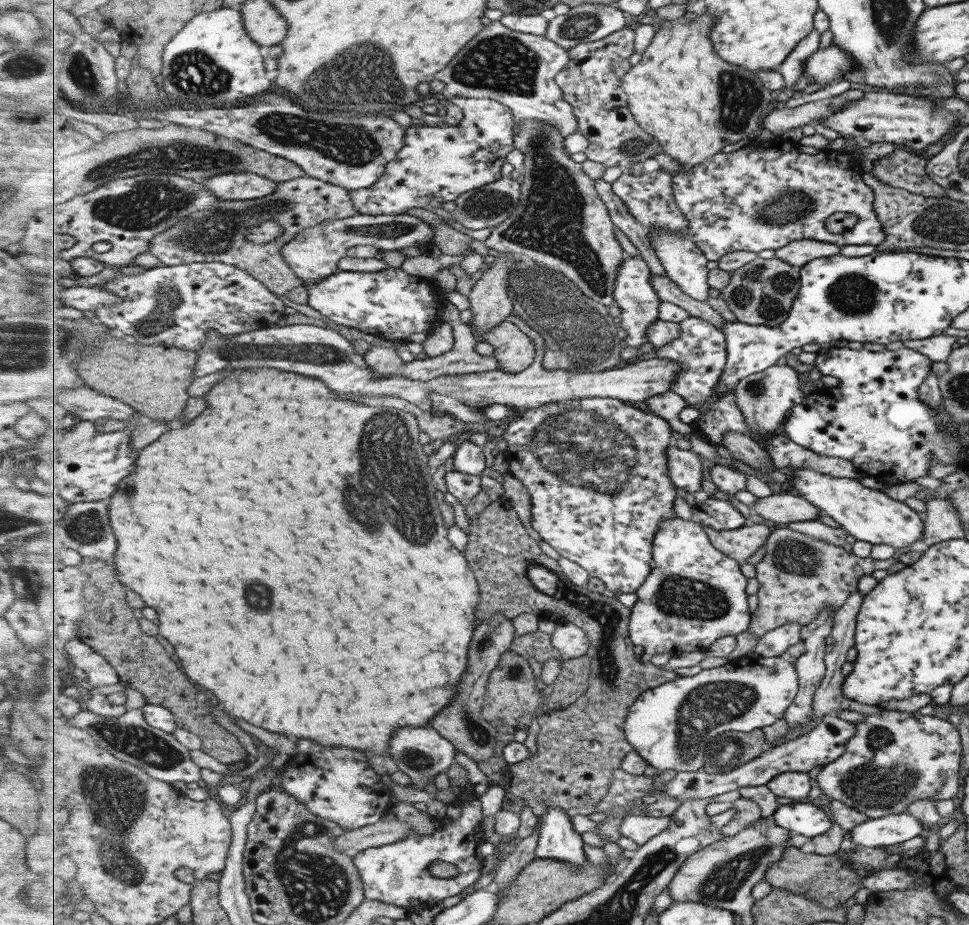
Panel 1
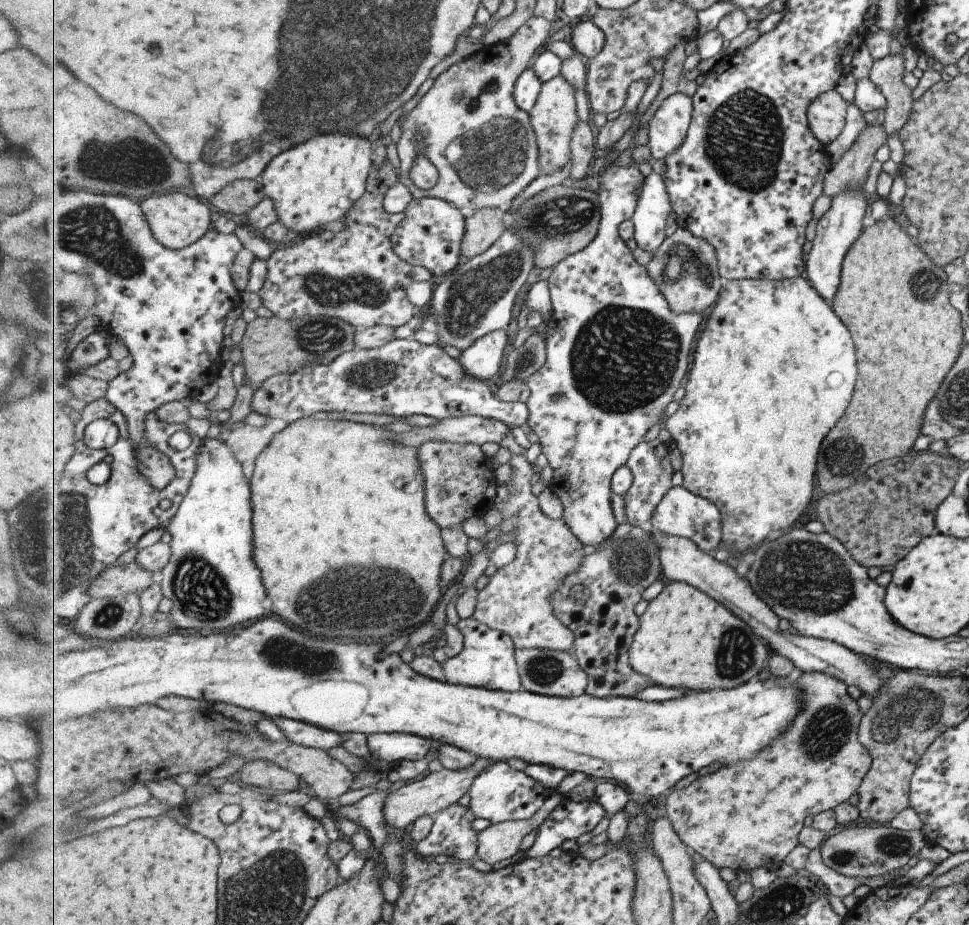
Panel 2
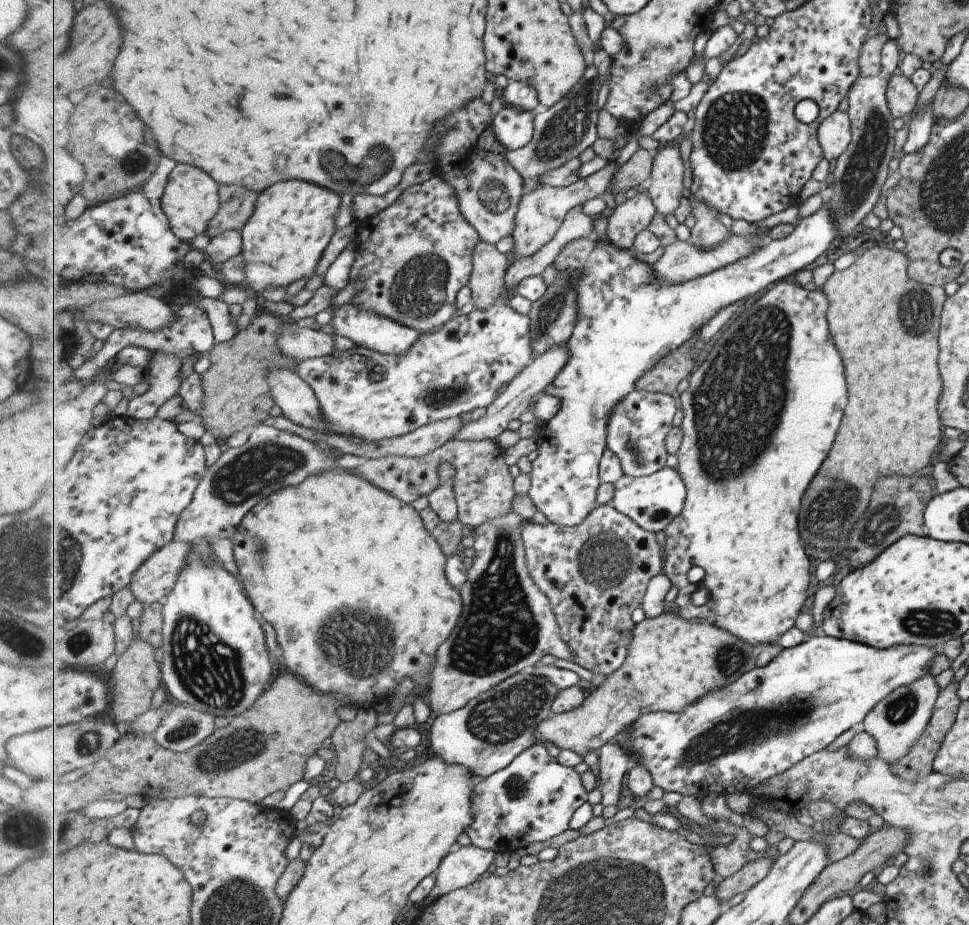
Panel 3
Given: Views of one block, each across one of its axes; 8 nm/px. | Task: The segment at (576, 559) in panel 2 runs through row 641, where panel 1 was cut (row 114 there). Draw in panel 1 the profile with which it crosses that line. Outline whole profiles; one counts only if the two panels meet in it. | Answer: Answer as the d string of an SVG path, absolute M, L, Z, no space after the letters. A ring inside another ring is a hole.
M492 21L451 61L446 70L437 74L437 79L446 82L443 92L446 99L452 101L453 98L463 96L463 98L491 98L491 100L503 102L513 110L514 136L517 136L517 132L521 132L519 124L523 124L525 120L539 120L539 122L551 124L565 138L575 134L580 128L578 118L574 113L574 106L566 101L562 87L556 82L558 74L570 65L571 54L546 35L520 33L511 30L511 27L505 26L501 21Z

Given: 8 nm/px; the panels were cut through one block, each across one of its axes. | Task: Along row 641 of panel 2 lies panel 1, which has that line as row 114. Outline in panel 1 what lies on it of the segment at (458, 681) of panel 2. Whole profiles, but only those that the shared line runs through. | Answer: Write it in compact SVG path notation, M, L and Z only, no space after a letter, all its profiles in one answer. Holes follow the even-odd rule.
M459 96L451 101L463 110L464 117L456 125L412 124L405 135L405 146L387 165L385 174L371 188L351 190L356 214L398 215L407 214L409 208L423 208L432 212L443 202L456 202L466 192L490 185L503 178L503 165L509 153L516 148L514 144L513 110L503 102L491 98L463 98Z

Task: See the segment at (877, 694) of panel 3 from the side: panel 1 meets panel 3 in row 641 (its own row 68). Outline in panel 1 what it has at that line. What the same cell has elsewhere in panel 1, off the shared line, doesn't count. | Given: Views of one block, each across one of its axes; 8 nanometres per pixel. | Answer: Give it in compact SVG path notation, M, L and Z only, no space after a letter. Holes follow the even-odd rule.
M833 42L825 48L817 48L805 61L807 70L803 74L808 77L809 84L819 83L829 85L841 80L846 70L852 70L851 56L843 52Z

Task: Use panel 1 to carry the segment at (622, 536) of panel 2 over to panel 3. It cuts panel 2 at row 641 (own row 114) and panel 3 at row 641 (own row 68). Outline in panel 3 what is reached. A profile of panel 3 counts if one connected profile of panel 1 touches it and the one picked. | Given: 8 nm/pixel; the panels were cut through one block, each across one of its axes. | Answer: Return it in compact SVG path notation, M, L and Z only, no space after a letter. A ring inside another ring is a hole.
M609 502L598 506L578 526L563 527L554 523L541 526L528 521L523 524L522 536L527 566L542 592L551 600L562 627L563 639L575 652L575 662L591 673L614 674L630 656L628 648L634 641L636 628L631 614L641 606L651 578L664 573L665 555L657 542L657 534L645 530Z

